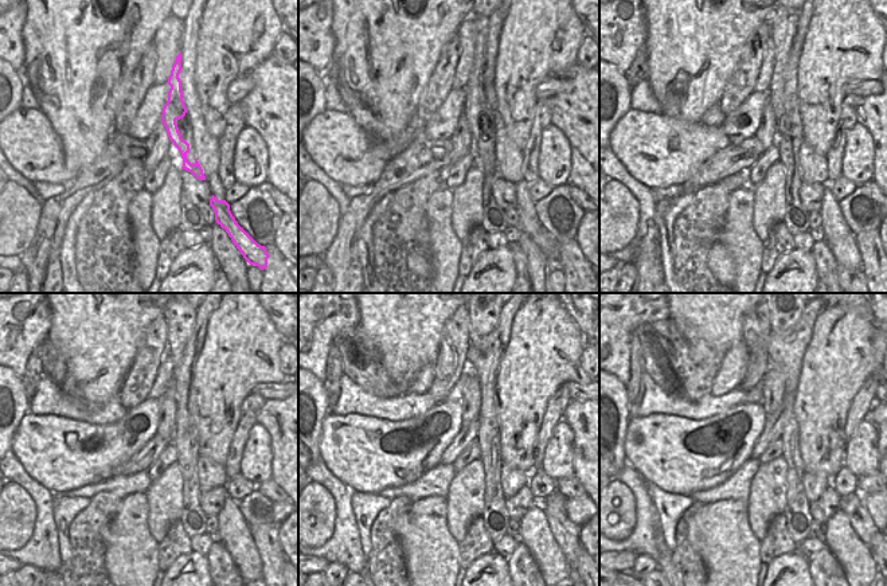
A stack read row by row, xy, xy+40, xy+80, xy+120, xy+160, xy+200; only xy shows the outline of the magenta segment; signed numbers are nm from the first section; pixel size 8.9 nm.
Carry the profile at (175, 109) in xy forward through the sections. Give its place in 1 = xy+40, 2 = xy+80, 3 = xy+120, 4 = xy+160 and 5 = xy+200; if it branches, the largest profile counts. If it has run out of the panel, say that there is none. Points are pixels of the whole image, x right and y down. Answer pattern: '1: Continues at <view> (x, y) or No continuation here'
1: Continues at xy+40 (476, 106)
2: Continues at xy+80 (784, 20)
3: Continues at xy+120 (180, 320)
4: Continues at xy+160 (483, 320)
5: Continues at xy+200 (784, 320)

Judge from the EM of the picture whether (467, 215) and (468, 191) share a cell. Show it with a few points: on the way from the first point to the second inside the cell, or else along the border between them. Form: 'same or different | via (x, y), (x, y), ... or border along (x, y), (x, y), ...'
same | via (467, 210), (468, 196)

